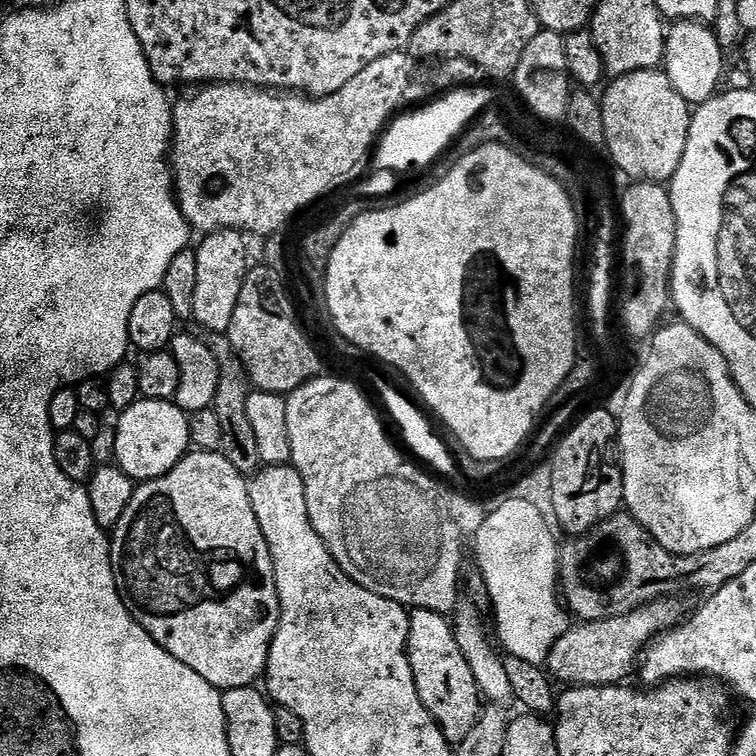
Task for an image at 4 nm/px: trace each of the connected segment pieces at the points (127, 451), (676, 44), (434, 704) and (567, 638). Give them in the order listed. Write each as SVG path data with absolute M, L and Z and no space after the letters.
M143 398L136 401L134 406L130 406L126 411L119 413L116 424L116 460L115 467L126 473L133 482L143 482L146 480L157 480L162 478L179 460L183 460L192 444L192 435L188 429L189 413L183 412L178 405L171 400L145 400Z
M678 20L667 29L664 37L662 70L670 78L674 90L690 106L699 106L717 95L716 83L724 72L725 49L716 41L716 33L707 23L695 20Z
M416 610L409 615L408 661L422 706L436 719L448 743L457 746L481 719L481 690L459 650L453 625L439 612Z
M665 598L644 604L625 616L606 620L590 620L569 627L567 634L550 650L546 672L553 681L561 680L564 686L578 688L603 688L620 686L628 675L633 675L642 650L658 636L671 632L681 623L679 599Z

